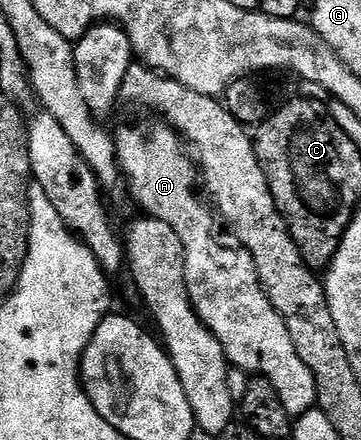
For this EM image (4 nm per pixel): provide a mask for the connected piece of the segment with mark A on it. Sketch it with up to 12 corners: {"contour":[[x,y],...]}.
{"contour":[[169,125],[116,134],[143,215],[186,253],[199,320],[231,366],[292,416],[316,380],[253,260],[214,239],[216,214]]}

